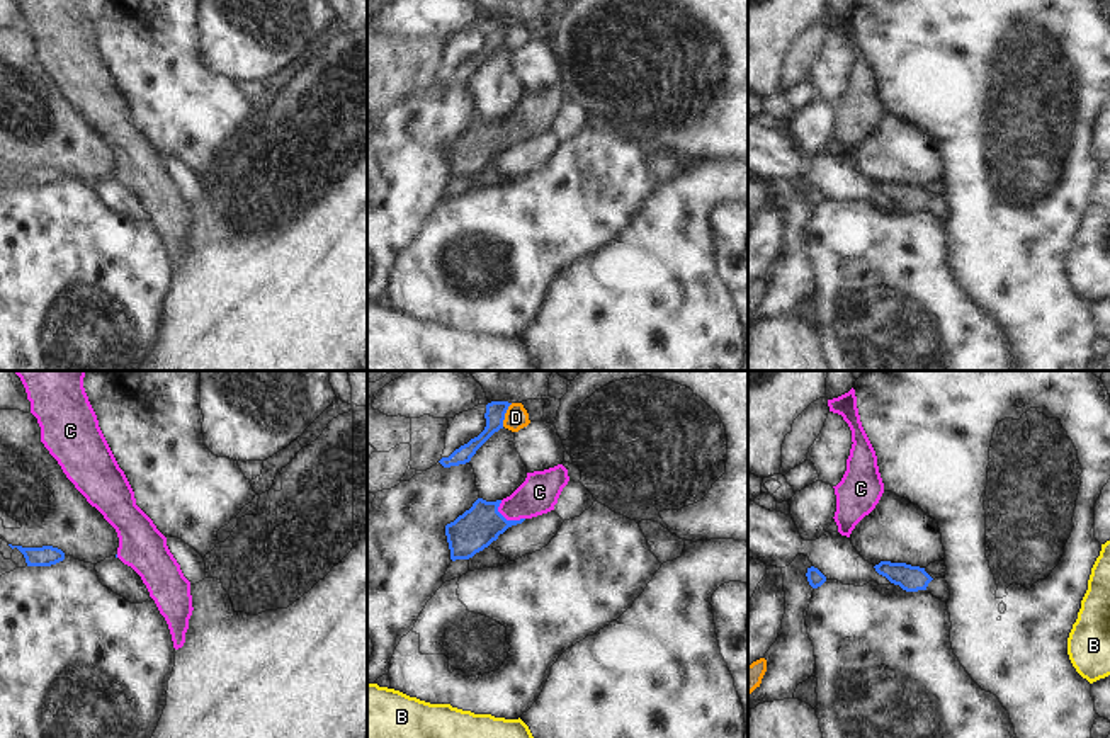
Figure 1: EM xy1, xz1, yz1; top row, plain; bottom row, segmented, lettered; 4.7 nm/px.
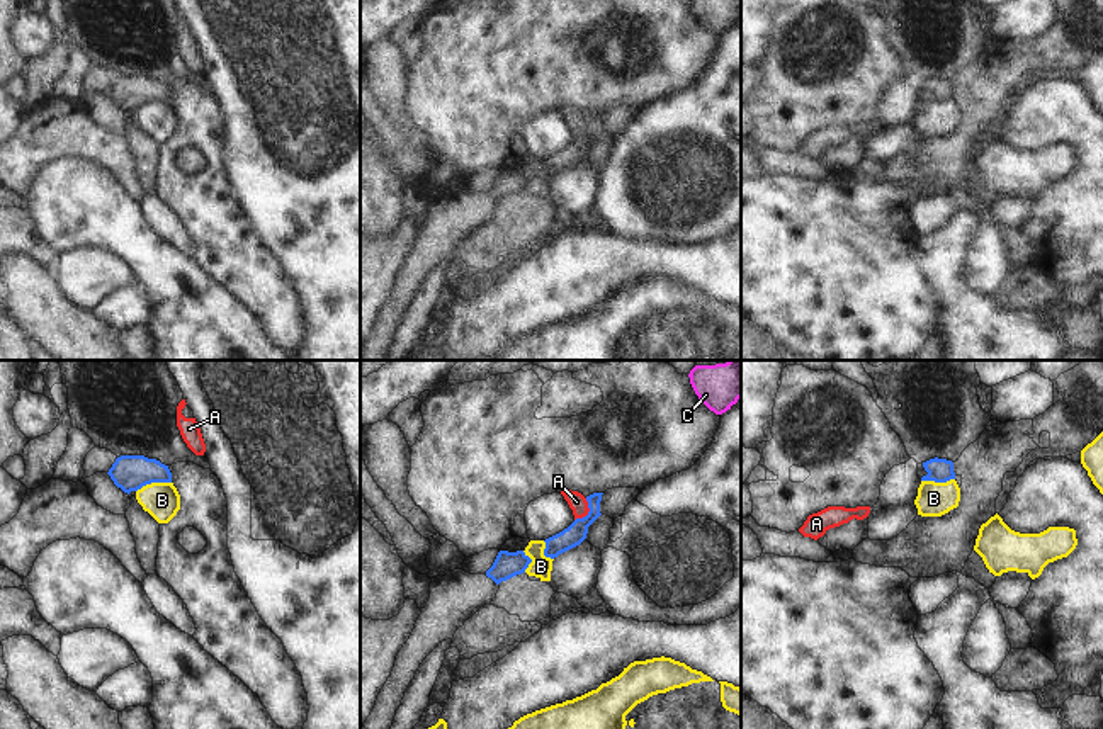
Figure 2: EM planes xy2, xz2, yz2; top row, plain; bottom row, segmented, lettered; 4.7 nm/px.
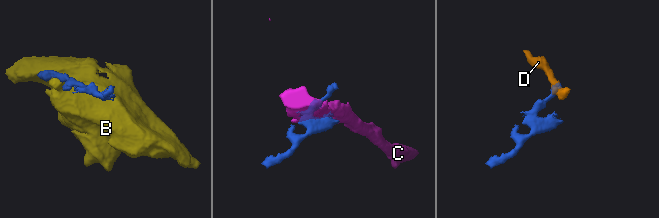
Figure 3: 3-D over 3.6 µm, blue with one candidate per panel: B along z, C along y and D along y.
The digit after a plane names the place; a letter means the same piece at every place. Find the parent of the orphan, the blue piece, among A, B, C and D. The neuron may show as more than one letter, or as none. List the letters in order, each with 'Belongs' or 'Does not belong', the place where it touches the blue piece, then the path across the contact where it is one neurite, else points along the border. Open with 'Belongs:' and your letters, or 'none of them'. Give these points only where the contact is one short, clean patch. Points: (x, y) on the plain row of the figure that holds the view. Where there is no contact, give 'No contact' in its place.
Belongs: C
A: Does not belong. Touches blue at xz2 (588, 131). Boundary: xz2 (587, 118), (587, 133), (575, 140)
B: Does not belong. Touches blue at xy2 (153, 101). Boundary: xy2 (170, 101), (152, 101), (136, 111)
C: Belongs. Touches blue at xz1 (505, 138). Path across: xz1 (473, 150), (488, 138), (505, 138), (539, 111)
D: Does not belong. Touches blue at xz1 (504, 34). Boundary: xz1 (512, 22), (502, 45)

